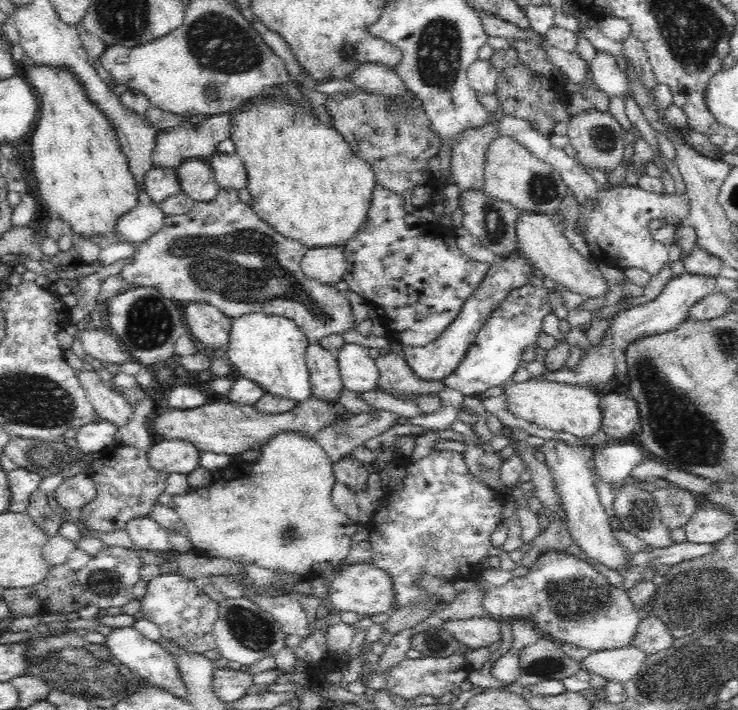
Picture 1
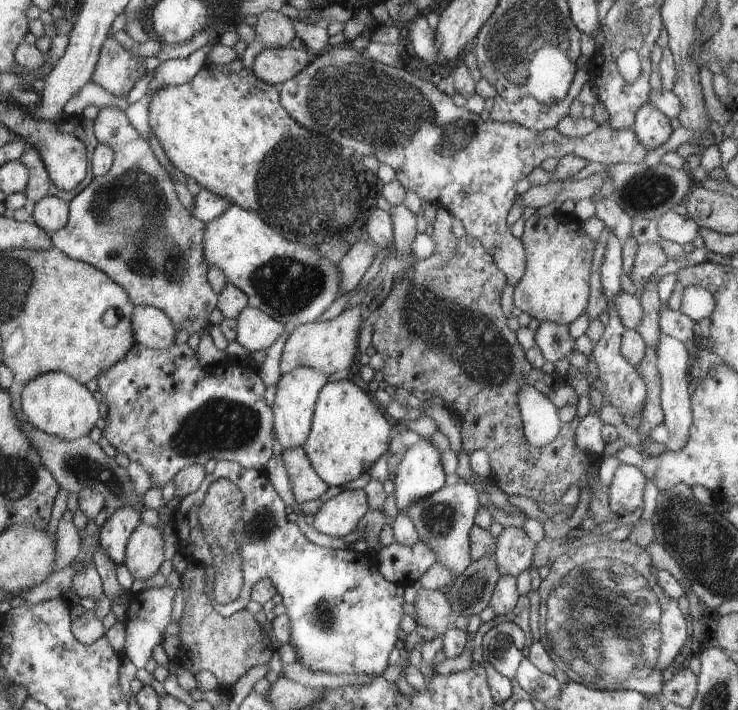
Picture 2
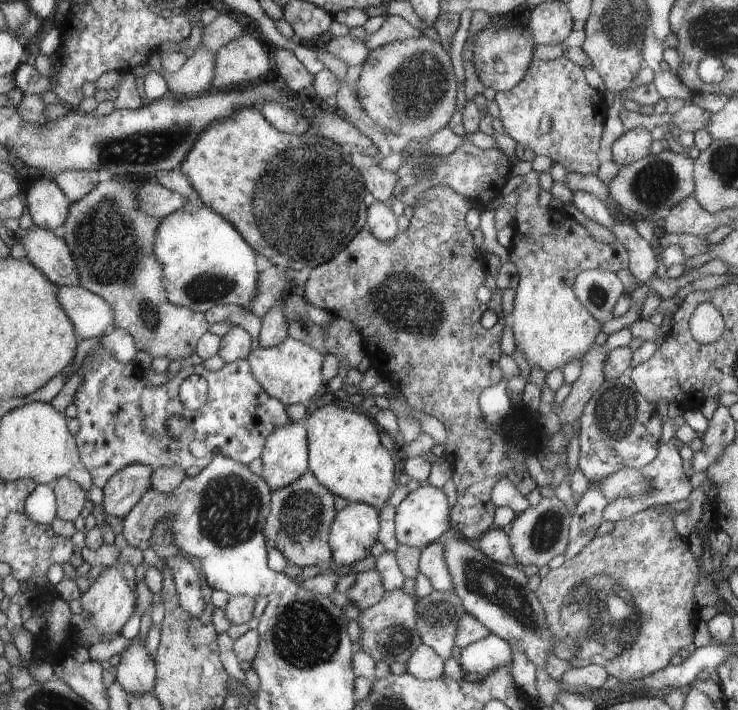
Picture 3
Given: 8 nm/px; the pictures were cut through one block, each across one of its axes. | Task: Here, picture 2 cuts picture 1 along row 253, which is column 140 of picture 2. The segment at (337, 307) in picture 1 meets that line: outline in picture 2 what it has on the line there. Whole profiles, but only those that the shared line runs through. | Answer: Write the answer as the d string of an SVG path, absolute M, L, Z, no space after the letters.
M114 106L100 108L93 129L98 142L114 150L112 168L108 174L93 178L80 194L70 200L70 222L51 234L53 246L67 253L72 260L95 265L100 272L107 273L116 284L127 289L133 305L154 306L168 314L176 330L186 330L190 334L205 333L211 326L209 316L218 307L218 293L208 282L210 269L204 258L207 223L196 220L196 216L178 202L174 182L156 160L144 136L130 124L124 110Z

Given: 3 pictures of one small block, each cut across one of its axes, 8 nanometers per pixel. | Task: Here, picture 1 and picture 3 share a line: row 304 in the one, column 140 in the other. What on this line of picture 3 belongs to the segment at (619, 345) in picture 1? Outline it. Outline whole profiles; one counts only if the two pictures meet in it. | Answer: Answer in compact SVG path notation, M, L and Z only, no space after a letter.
M134 637L121 652L120 662L112 669L115 680L127 694L150 693L158 678L155 660L148 654L146 646Z

